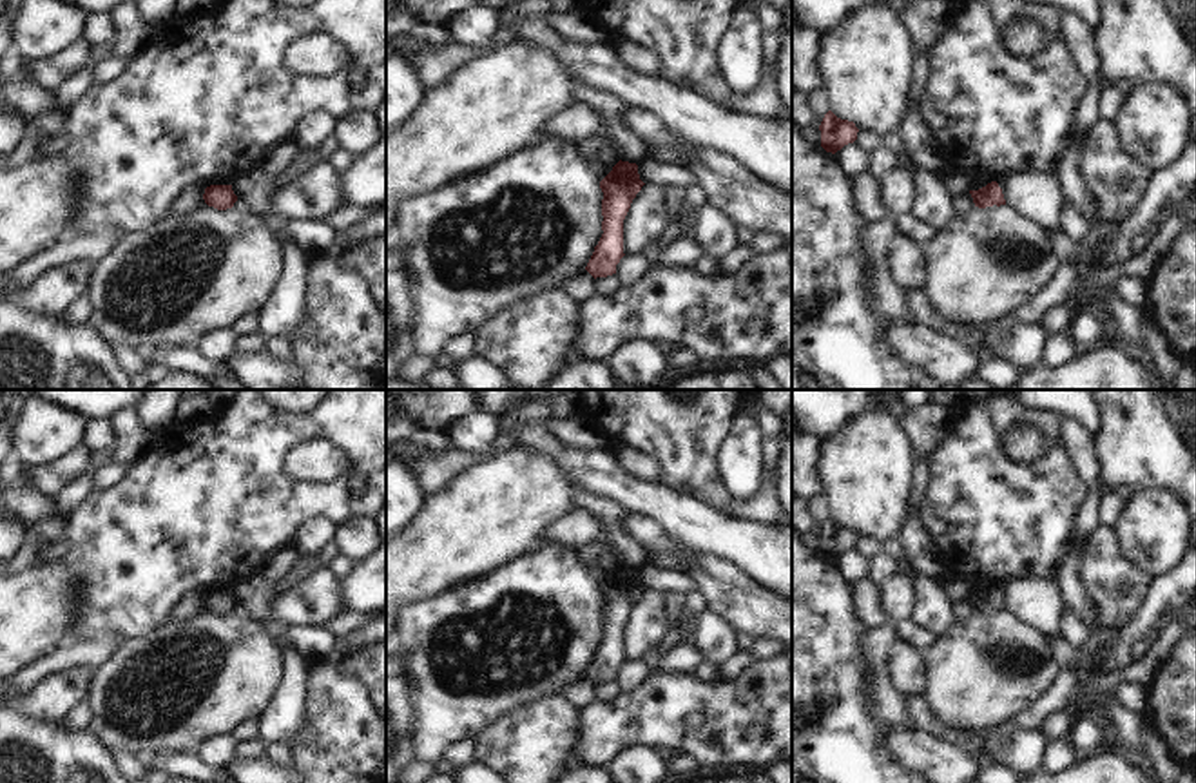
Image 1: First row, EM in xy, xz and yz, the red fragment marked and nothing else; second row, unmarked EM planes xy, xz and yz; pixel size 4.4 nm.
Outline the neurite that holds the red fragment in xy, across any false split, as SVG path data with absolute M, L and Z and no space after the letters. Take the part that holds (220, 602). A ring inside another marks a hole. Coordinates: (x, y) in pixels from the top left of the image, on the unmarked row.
M210 591L205 594L203 605L208 613L227 616L234 613L237 602L234 600L232 591Z

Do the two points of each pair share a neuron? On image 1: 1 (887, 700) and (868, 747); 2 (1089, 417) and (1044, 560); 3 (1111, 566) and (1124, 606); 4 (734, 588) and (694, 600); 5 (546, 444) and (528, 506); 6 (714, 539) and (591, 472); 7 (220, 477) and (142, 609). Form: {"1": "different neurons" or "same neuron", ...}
{"1": "different neurons", "2": "different neurons", "3": "same neuron", "4": "different neurons", "5": "different neurons", "6": "same neuron", "7": "same neuron"}

